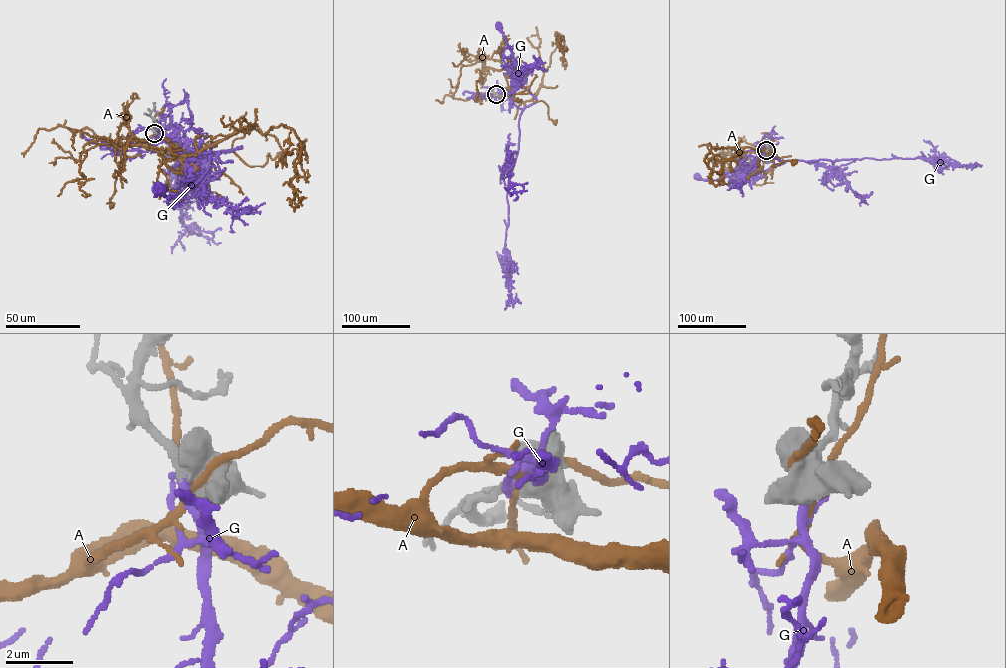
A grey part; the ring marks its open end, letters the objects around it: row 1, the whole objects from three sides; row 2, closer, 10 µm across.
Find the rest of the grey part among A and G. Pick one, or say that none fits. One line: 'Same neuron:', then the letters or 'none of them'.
Same neuron: G

